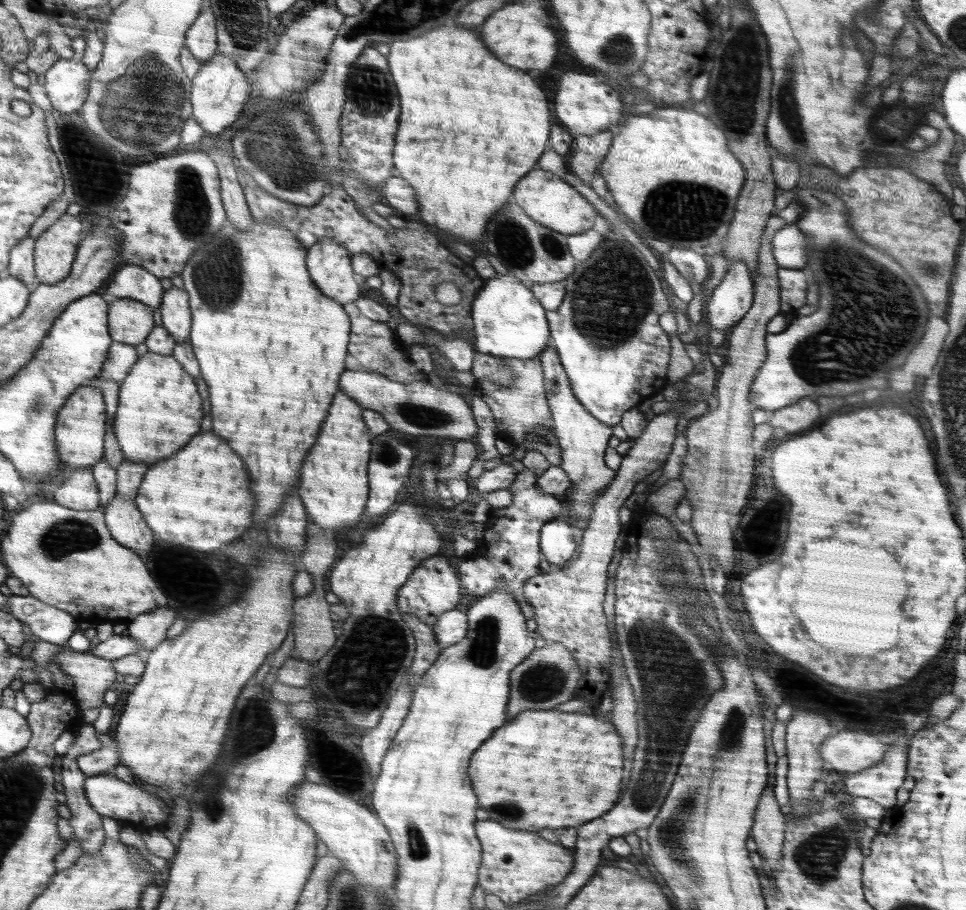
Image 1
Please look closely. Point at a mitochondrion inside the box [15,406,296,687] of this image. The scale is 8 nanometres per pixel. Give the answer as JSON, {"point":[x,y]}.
{"point":[66,537]}

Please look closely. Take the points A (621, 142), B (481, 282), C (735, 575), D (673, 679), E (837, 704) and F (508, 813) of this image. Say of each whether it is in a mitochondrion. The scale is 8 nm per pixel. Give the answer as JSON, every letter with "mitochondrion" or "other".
{"A":"other","B":"other","C":"other","D":"mitochondrion","E":"other","F":"mitochondrion"}

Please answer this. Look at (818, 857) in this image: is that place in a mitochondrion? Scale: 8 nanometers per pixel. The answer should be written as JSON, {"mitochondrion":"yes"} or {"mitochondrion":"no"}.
{"mitochondrion":"yes"}

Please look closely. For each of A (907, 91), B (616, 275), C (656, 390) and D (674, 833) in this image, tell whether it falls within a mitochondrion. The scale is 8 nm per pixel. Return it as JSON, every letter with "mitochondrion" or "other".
{"A":"other","B":"mitochondrion","C":"other","D":"mitochondrion"}

